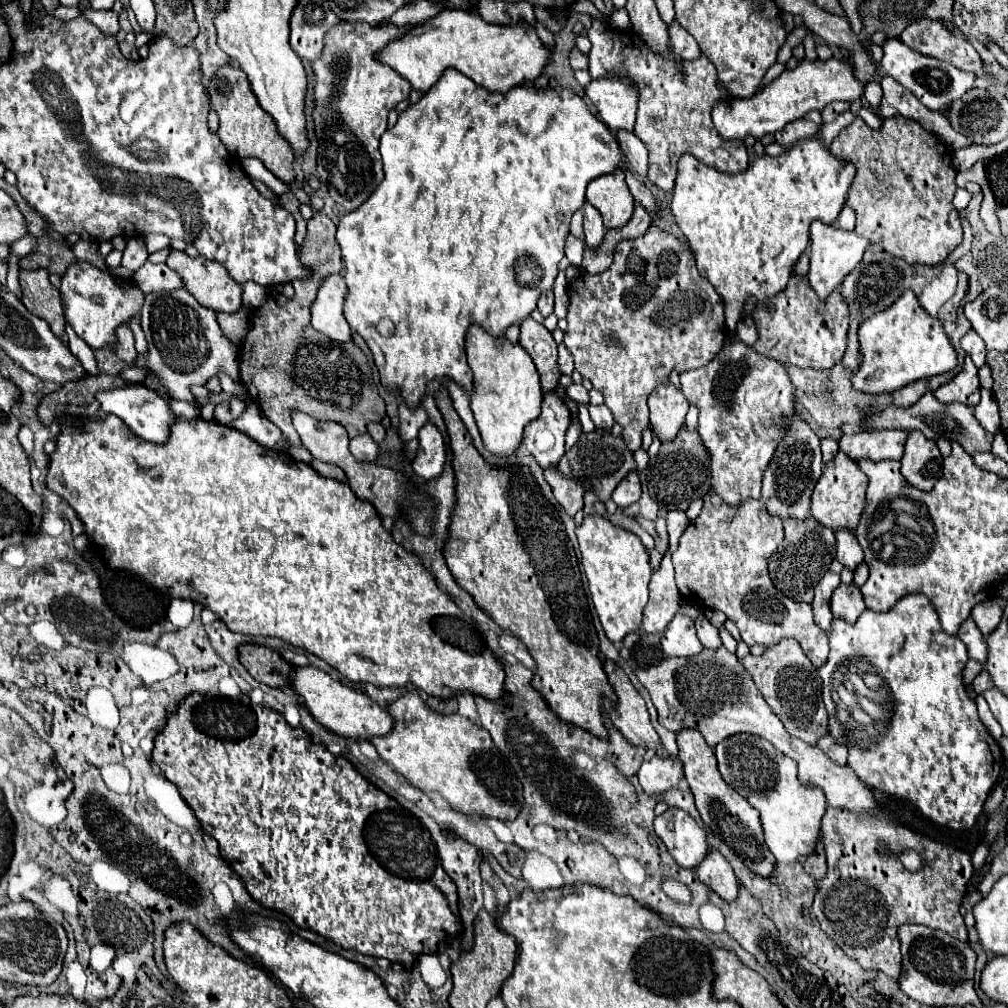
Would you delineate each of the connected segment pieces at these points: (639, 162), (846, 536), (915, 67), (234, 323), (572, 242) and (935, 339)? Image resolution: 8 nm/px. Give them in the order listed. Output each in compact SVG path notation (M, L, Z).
M619 132L617 134L619 146L623 150L623 154L627 156L633 172L641 178L647 176L647 148L643 146L643 142L639 142L639 138L635 138L633 132Z
M843 530L843 532L837 532L835 536L837 536L835 558L837 562L843 564L843 568L853 572L863 562L863 550L859 550L859 542L853 532Z
M889 38L889 40L883 42L881 68L887 76L897 80L903 88L907 88L911 94L915 94L915 98L921 104L925 104L931 110L945 110L951 100L961 98L967 90L971 90L971 86L975 86L975 76L973 74L957 70L955 66L951 66L947 62L923 56L923 54L903 46L903 42L897 40L897 38Z
M241 308L233 314L217 314L217 322L223 334L227 334L229 342L233 342L233 346L239 346L245 340L249 330L249 312Z
M575 236L567 238L565 244L565 256L573 266L581 266L581 258L583 258L583 242L577 240Z
M911 290L903 292L889 310L867 318L859 326L859 344L863 360L859 370L851 376L851 384L865 394L891 394L921 378L927 380L951 372L957 366L957 354L945 336L941 322L919 306L917 296Z

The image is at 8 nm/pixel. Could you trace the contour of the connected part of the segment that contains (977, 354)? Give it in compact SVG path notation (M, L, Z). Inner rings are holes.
M969 330L969 332L961 338L961 348L965 350L965 354L969 354L969 356L971 356L973 364L975 364L977 368L985 366L985 356L987 356L987 350L985 350L983 340L981 340L981 338L979 338L973 330Z

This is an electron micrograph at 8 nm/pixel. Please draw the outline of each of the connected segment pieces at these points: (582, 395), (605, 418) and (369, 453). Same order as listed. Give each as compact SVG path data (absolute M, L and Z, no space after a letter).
M569 386L567 396L571 396L579 404L589 404L589 394L587 394L587 390L583 386Z
M589 406L589 412L591 412L591 420L595 424L595 428L601 428L601 430L611 430L615 420L613 420L613 414L607 410L607 406Z
M369 434L355 436L355 438L349 442L349 450L351 450L351 454L353 454L357 460L371 462L371 460L375 460L375 456L377 456L377 442L375 442Z

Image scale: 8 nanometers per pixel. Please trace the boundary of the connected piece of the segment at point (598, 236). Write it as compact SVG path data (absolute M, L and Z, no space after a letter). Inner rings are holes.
M587 202L583 206L583 214L585 214L585 218L583 218L583 226L585 226L585 248L587 250L595 250L595 248L601 246L603 236L605 236L601 214L593 206L589 206Z

